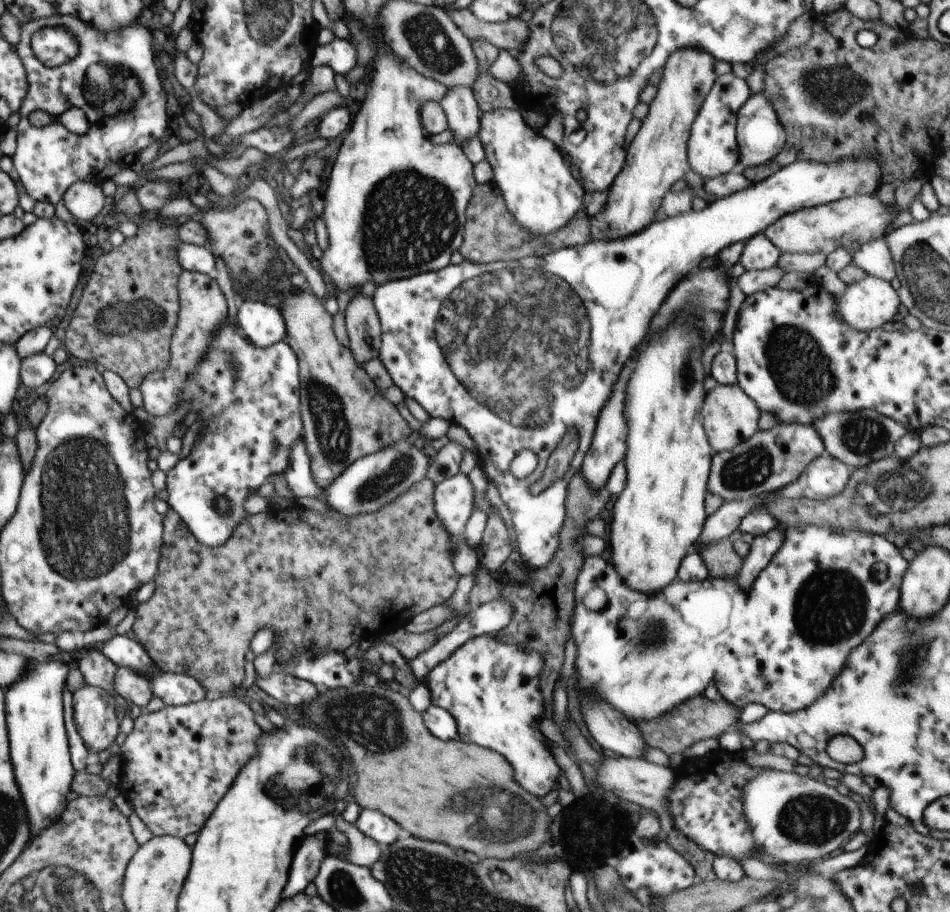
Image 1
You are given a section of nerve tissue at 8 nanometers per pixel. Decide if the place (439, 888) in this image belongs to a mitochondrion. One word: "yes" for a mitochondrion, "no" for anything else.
yes

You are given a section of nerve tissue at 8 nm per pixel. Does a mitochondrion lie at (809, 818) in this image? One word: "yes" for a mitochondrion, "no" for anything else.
yes

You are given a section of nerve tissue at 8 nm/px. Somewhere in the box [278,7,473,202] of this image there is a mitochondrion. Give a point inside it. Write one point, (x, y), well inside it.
(427, 37)

